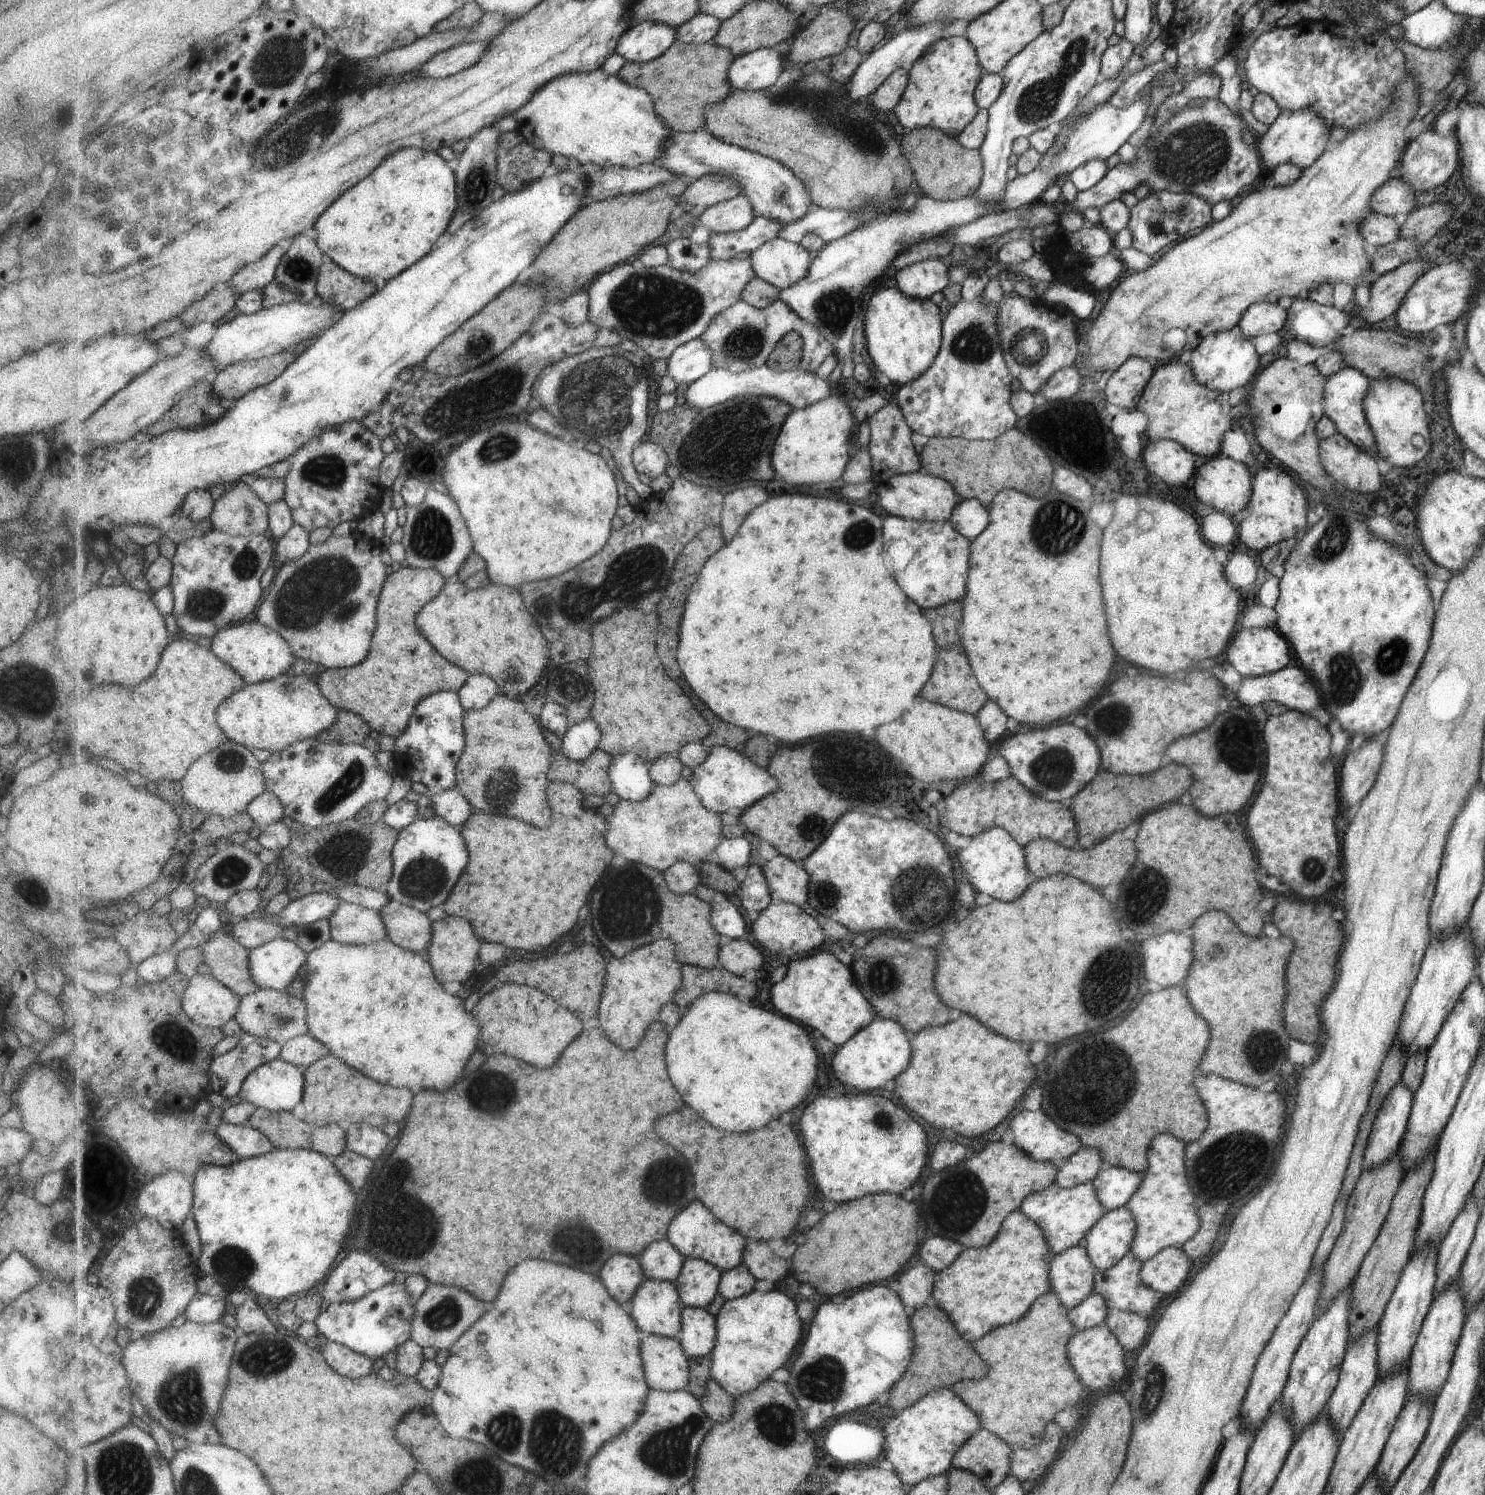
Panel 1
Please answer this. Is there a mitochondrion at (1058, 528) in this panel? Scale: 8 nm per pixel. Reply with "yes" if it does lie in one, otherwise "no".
yes

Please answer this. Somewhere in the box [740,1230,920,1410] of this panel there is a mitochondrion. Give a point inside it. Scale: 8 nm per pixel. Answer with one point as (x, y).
(810, 1382)

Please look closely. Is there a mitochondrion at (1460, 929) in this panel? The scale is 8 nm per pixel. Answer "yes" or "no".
no

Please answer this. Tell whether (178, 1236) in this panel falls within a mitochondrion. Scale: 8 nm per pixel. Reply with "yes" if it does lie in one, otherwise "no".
no

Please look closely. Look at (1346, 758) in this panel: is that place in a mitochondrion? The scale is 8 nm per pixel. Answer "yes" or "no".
no

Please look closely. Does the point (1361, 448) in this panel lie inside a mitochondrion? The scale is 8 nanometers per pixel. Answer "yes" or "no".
no

